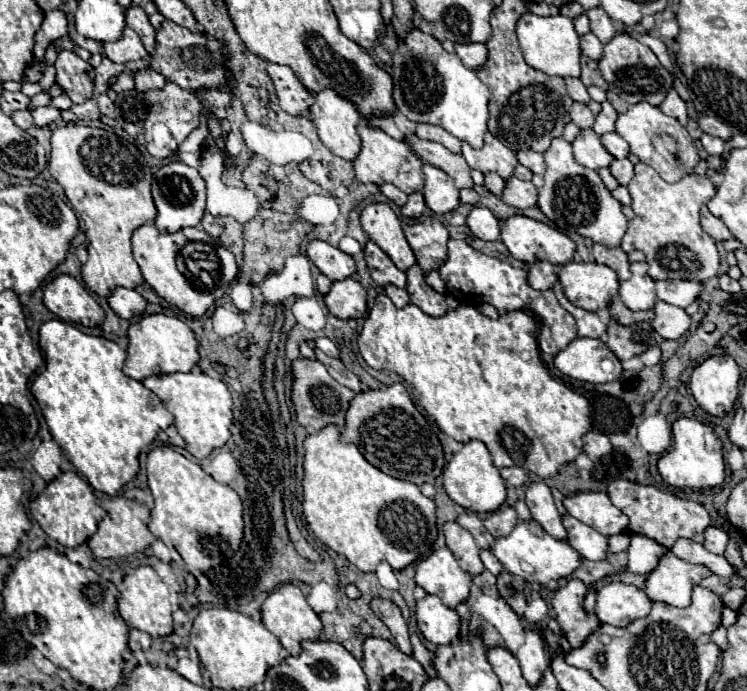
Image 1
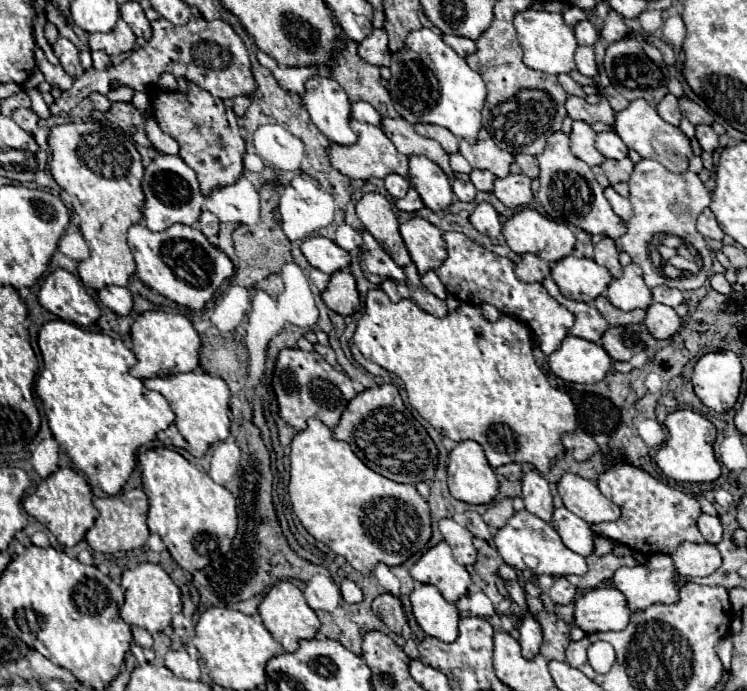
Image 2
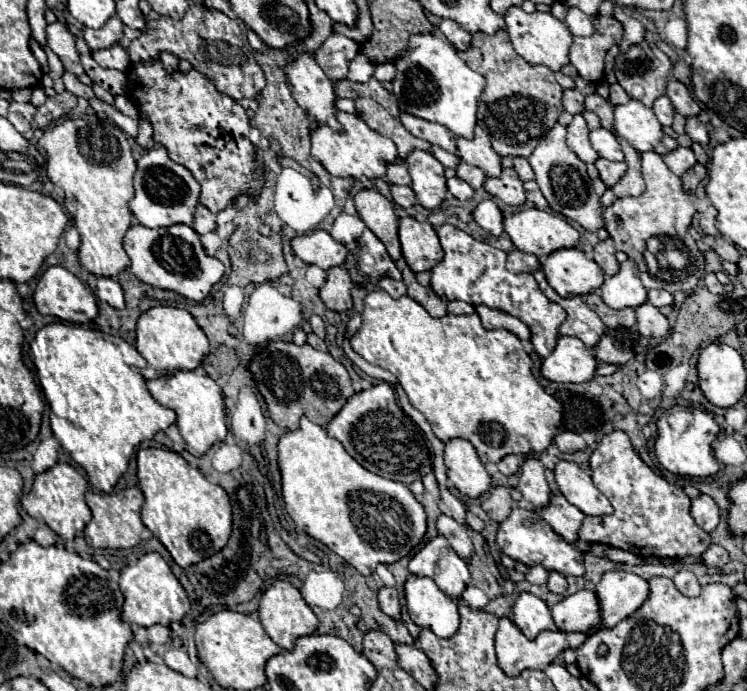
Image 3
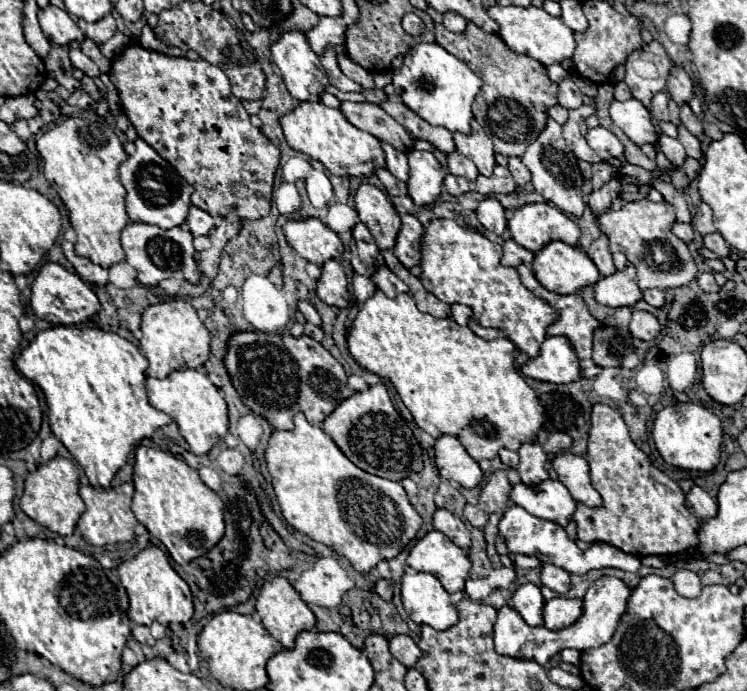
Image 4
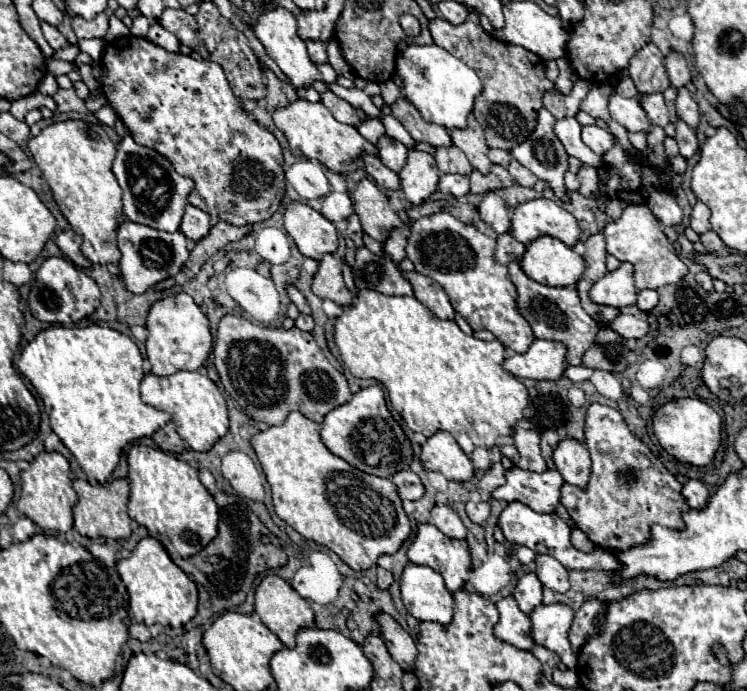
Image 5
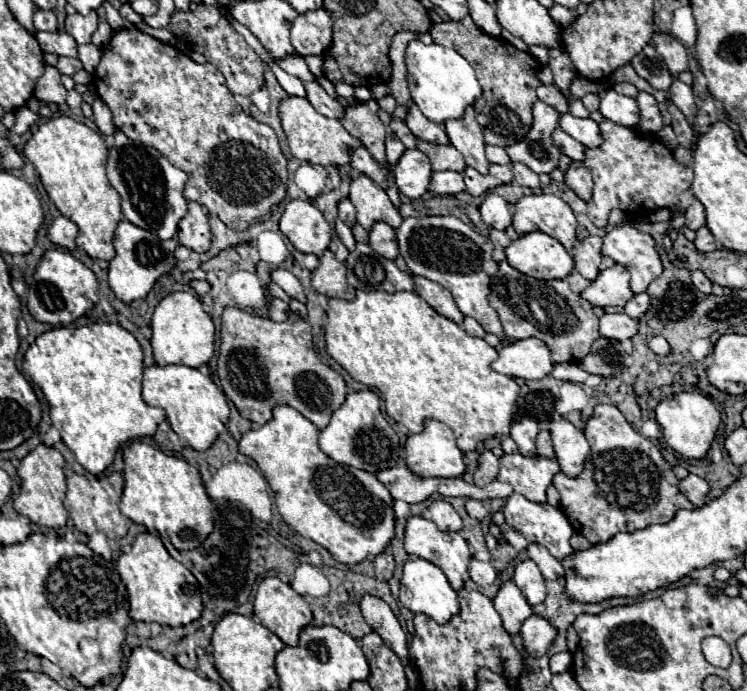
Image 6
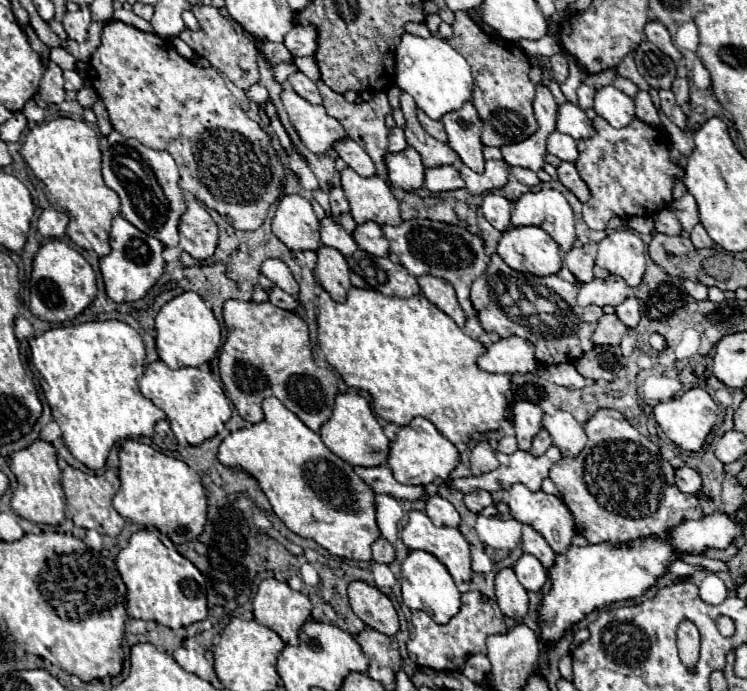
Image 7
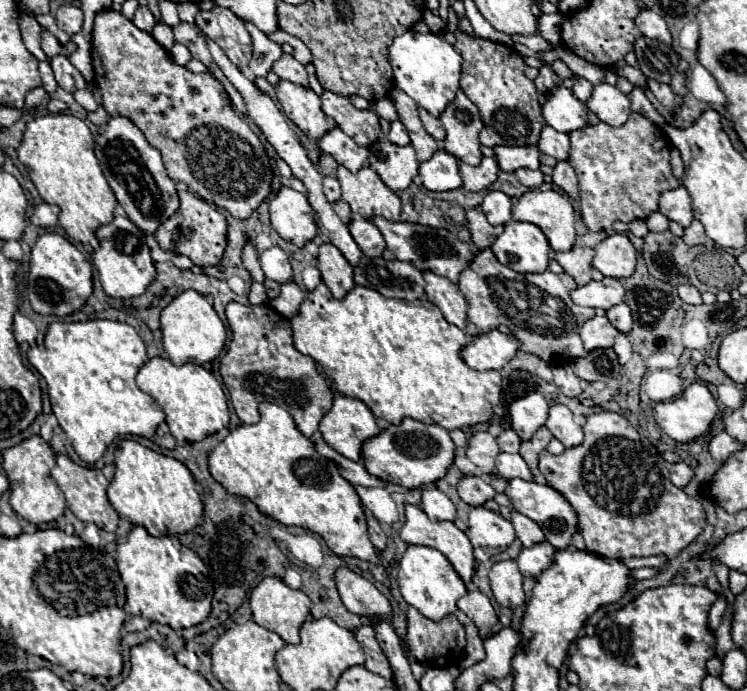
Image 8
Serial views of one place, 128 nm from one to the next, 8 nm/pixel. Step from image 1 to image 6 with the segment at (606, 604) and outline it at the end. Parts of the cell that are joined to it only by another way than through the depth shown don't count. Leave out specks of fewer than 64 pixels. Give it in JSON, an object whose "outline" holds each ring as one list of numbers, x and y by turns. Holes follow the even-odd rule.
{"outline":[[530,616,522,624,522,630,520,630,522,646,528,652,528,656,532,656,532,658,544,656,552,644,554,636,556,636,556,630,550,626,548,620,544,620,540,616]]}

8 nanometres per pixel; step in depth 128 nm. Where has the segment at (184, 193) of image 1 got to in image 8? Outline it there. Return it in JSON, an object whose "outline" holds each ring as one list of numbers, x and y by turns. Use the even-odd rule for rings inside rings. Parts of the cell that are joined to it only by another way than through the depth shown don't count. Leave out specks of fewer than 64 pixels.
{"outline":[[128,116,108,118,106,128,96,136,94,152,120,206,138,228,154,234,156,228,178,210,176,186,164,170,160,152,148,144,146,136,136,128,136,124,132,124,132,120,128,120]]}

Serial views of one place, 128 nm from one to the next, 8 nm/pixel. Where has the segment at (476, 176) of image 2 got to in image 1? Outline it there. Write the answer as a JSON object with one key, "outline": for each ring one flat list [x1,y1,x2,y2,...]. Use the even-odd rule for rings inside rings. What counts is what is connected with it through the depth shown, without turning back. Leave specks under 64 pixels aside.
{"outline":[[486,172,484,174,484,188,496,196,502,194,504,190,504,178,500,178,496,172]]}

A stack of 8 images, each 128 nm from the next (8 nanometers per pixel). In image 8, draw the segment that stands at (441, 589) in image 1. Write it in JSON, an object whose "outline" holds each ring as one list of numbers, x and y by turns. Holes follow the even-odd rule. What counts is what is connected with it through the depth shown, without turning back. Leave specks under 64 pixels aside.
{"outline":[[406,504,406,522,400,528,400,538,406,544,420,544,440,550,468,582,474,574,474,548,468,536,454,522,432,522,420,506]]}

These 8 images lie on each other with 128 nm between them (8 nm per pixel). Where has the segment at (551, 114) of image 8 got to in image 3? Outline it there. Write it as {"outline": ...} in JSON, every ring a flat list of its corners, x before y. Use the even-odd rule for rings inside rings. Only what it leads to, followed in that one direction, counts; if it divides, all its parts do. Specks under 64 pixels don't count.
{"outline":[[596,128,590,132,590,142,592,142,592,148,600,154,600,158,606,158,606,160,624,160,624,154,622,154,622,148,616,140,616,136,606,130,606,128]]}

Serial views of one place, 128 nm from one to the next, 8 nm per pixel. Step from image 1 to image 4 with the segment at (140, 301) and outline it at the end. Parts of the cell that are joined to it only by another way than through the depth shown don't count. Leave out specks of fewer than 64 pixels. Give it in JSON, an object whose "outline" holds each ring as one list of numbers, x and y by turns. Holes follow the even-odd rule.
{"outline":[[64,240,60,246,62,246,62,252,64,252,64,256,68,258,68,262,76,268,76,272,78,272,84,280,94,282,94,284,100,284,100,286,108,282,108,272,106,272,104,268,100,268,100,266,92,264,90,260,78,258,78,256,76,256,76,252,74,252,74,244,72,244,72,242]]}

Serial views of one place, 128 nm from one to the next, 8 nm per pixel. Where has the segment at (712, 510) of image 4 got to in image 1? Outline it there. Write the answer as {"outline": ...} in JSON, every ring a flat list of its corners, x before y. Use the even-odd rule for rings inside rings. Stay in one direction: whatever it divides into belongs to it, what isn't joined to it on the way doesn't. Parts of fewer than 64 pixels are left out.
{"outline":[[708,526,704,530,704,546,714,552,714,554,724,554,724,548,726,548,726,542,728,542,728,534,722,530,722,528,716,528,716,526]]}

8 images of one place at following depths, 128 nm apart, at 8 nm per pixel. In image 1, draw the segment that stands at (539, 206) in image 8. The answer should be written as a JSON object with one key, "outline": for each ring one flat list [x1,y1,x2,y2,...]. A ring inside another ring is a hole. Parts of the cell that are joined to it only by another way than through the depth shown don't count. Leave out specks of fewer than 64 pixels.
{"outline":[[520,214,504,222,500,238,510,254,526,264,532,264,536,258,562,266,572,260,576,250,574,240,570,240,566,234,550,228,540,220]]}

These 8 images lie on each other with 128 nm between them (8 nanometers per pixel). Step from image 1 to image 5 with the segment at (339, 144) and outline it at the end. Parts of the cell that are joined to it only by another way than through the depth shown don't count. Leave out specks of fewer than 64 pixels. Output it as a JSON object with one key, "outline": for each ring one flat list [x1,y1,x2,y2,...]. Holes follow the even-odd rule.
{"outline":[[278,6,278,8,274,8,274,10,262,12,252,28,254,28,256,38,262,42,266,54,268,54,268,56,280,66,280,70,290,78,290,82,292,82,294,88,308,88,308,84,314,82,314,80,336,82,338,74,336,74,336,70,334,70,330,64,318,66,318,64,310,62,308,52,306,52,306,42,296,34,296,16,294,16,292,12,288,12,286,8]]}

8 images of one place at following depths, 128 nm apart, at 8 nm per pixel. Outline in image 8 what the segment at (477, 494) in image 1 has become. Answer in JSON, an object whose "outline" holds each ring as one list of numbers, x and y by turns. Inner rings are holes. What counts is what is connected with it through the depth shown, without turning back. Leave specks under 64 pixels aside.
{"outline":[[404,418,396,426,388,426,380,434,364,440,362,444,362,464,368,474,402,488,422,488,440,480,452,460,454,460,454,442,446,428,438,424,424,424,414,418]]}

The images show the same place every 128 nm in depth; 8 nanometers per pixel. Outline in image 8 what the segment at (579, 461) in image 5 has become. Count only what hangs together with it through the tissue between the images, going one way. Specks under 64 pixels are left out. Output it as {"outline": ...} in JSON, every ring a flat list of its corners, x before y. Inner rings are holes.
{"outline":[[562,404,550,406,548,420,546,420,546,428,548,428,548,430,554,434,554,438,558,438,566,448,578,446,578,444,584,440,582,426,574,420,574,414,572,414,566,406,562,406]]}

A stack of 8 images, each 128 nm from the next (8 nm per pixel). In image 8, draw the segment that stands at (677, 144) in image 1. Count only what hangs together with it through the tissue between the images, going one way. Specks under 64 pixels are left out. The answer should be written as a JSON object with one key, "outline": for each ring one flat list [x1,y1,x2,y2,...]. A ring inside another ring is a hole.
{"outline":[[600,82,594,86,590,100,586,102,588,110,594,112,602,122,610,126,622,126,630,116,630,100,616,86]]}

